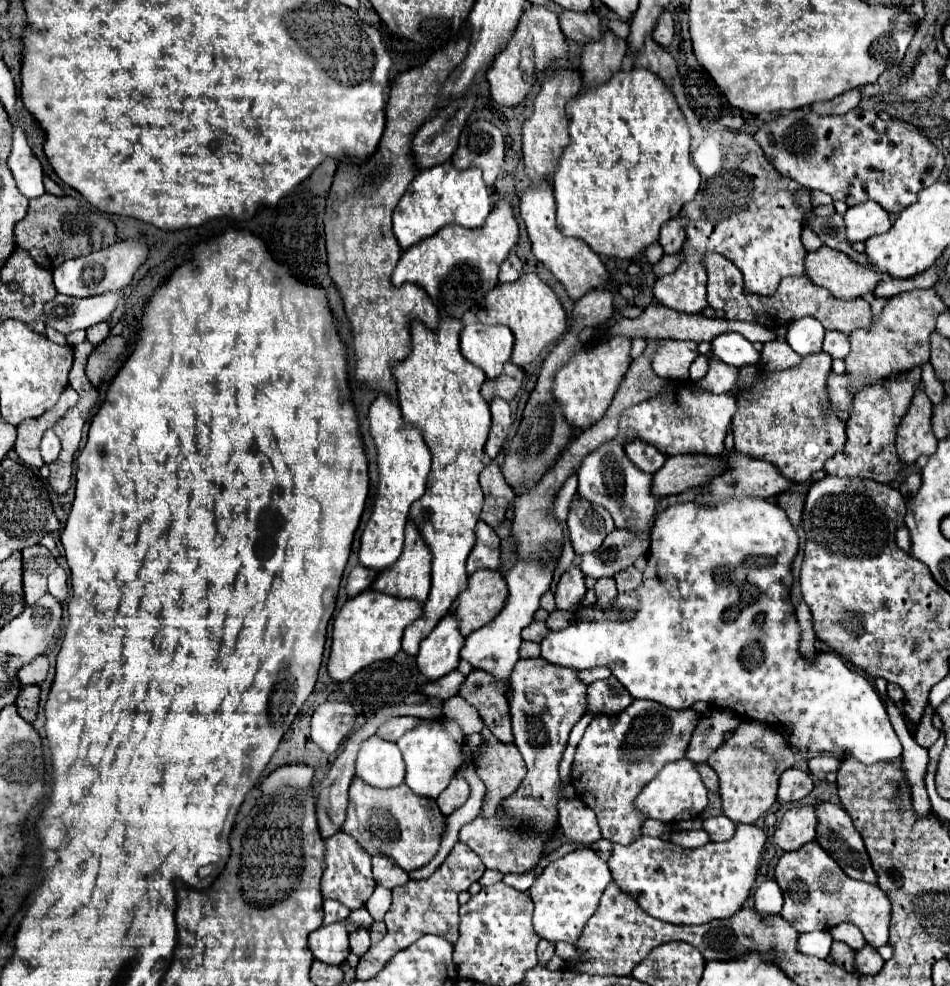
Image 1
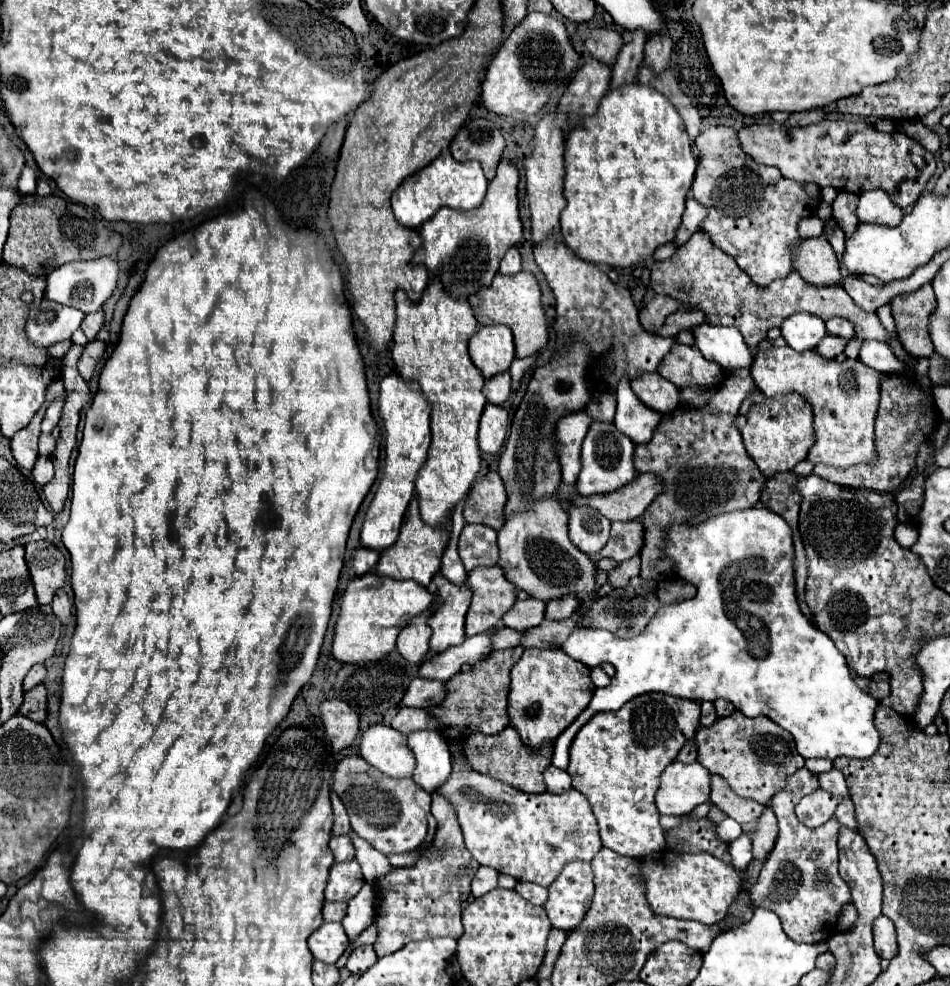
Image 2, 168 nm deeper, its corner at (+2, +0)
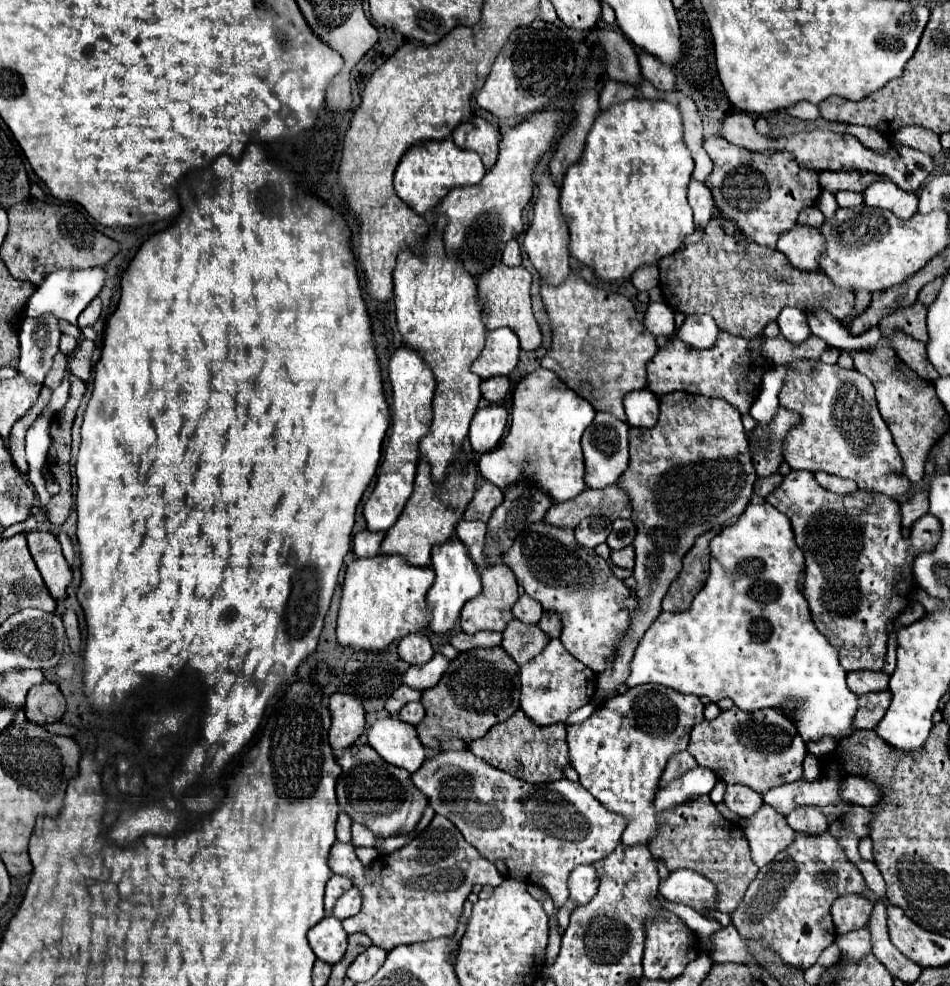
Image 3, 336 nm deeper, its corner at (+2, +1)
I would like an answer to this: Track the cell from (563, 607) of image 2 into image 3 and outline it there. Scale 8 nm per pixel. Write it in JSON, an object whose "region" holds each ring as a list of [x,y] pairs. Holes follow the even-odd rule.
{"region":[[[544,613],[542,615],[542,619],[540,619],[540,623],[538,623],[538,627],[548,635],[548,637],[552,637],[552,639],[556,639],[556,637],[560,637],[560,631],[562,631],[562,623],[560,623],[560,617],[556,615],[556,613]]]}

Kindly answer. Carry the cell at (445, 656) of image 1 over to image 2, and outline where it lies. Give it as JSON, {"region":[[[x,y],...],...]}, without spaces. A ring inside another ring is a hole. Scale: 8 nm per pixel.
{"region":[[[438,574],[434,580],[436,592],[438,592],[438,610],[428,620],[428,626],[432,628],[432,638],[430,638],[430,652],[440,654],[450,646],[458,646],[466,640],[464,634],[464,616],[470,606],[472,592],[470,588],[456,586],[448,582],[442,574]]]}

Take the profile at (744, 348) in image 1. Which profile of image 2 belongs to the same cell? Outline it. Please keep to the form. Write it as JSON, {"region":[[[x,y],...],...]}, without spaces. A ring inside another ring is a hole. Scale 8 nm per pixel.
{"region":[[[700,324],[694,330],[694,340],[698,350],[706,360],[720,364],[724,372],[732,372],[742,366],[750,366],[754,356],[746,346],[738,328]]]}

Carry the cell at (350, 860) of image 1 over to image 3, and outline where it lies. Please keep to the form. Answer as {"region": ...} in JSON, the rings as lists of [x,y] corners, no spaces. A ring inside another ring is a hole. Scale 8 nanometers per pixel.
{"region":[[[334,875],[328,885],[326,885],[326,897],[324,897],[324,905],[326,905],[326,913],[332,915],[332,909],[338,901],[338,897],[348,891],[352,887],[352,883],[346,879],[346,877],[340,877],[340,875]]]}

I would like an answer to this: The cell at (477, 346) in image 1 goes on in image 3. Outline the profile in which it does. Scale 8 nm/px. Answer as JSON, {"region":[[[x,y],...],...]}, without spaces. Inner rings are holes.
{"region":[[[500,327],[488,331],[486,345],[470,369],[482,379],[508,375],[518,365],[518,355],[520,355],[520,345],[516,333],[508,327]]]}

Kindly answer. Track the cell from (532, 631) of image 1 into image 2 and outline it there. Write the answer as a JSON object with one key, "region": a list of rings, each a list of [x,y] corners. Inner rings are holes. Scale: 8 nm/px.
{"region":[[[500,628],[498,634],[492,640],[492,646],[494,646],[494,650],[514,648],[514,646],[520,646],[522,638],[524,638],[524,632],[518,632],[518,630],[512,630],[512,628]]]}

